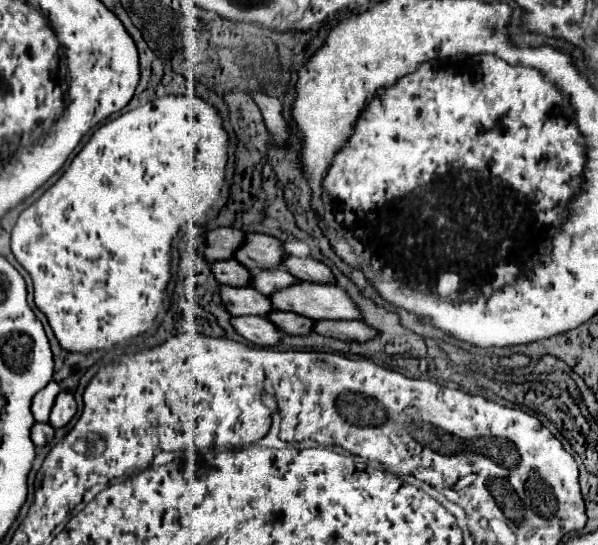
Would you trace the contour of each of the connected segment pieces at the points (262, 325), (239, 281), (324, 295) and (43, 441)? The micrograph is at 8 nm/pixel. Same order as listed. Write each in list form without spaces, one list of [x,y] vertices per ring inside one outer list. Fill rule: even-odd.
[[[238,316],[232,318],[232,326],[248,342],[256,346],[276,346],[282,342],[282,332],[262,316]]]
[[[234,258],[214,262],[212,272],[216,280],[220,280],[220,284],[226,284],[226,286],[250,286],[252,284],[252,274],[248,272],[248,268],[238,264]]]
[[[298,282],[272,294],[272,304],[276,310],[296,312],[312,320],[362,320],[362,312],[348,292],[330,284]]]
[[[36,422],[32,426],[32,442],[38,446],[38,448],[44,448],[48,442],[54,440],[54,428],[50,424],[40,424]]]

